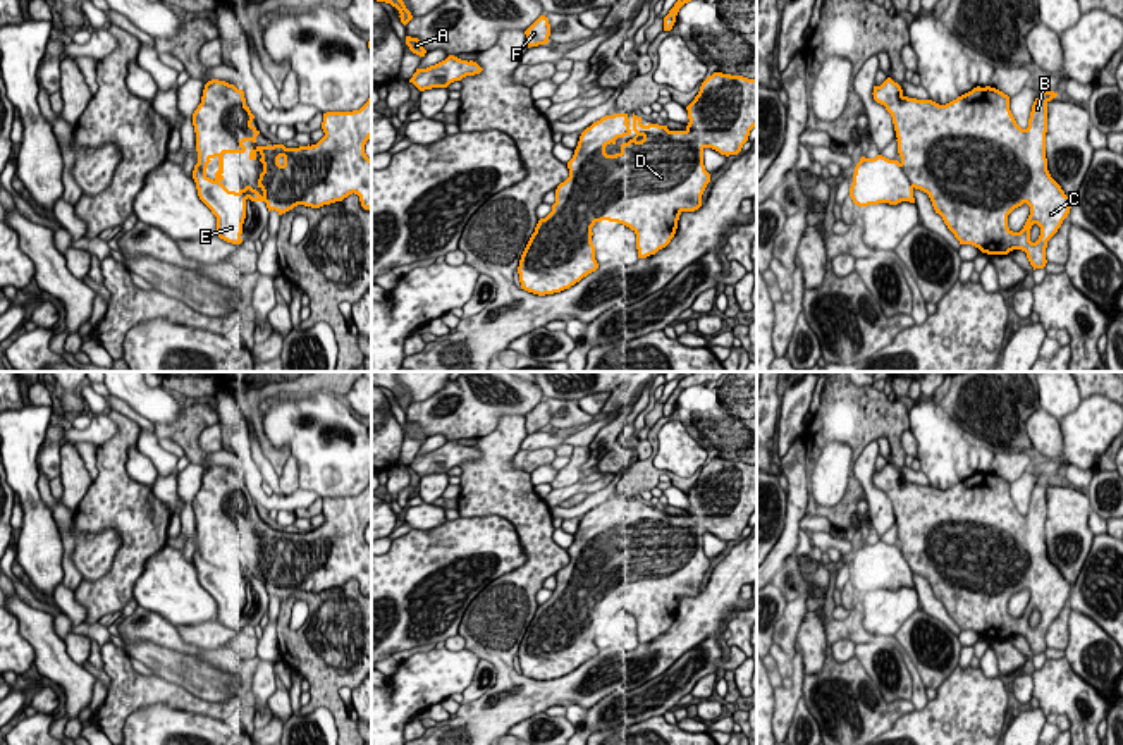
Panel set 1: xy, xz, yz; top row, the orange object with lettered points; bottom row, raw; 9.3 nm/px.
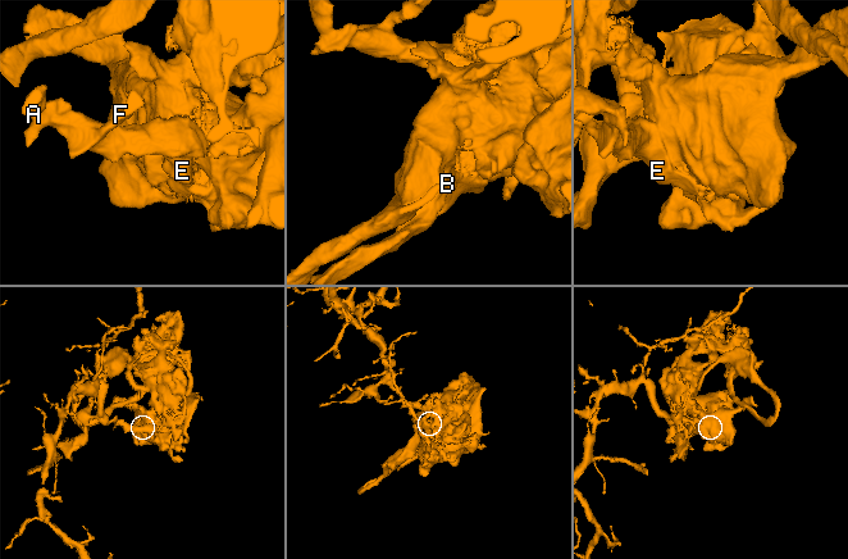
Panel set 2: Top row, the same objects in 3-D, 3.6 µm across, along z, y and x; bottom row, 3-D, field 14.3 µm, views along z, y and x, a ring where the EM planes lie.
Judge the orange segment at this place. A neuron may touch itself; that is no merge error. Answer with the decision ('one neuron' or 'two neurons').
two neurons

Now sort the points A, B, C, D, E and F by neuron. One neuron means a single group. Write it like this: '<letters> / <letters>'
A E F / B C D

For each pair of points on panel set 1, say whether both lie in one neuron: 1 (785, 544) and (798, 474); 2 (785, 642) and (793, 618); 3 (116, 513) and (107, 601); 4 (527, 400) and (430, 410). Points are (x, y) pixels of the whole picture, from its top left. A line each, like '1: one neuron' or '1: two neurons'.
1: one neuron
2: one neuron
3: one neuron
4: one neuron

